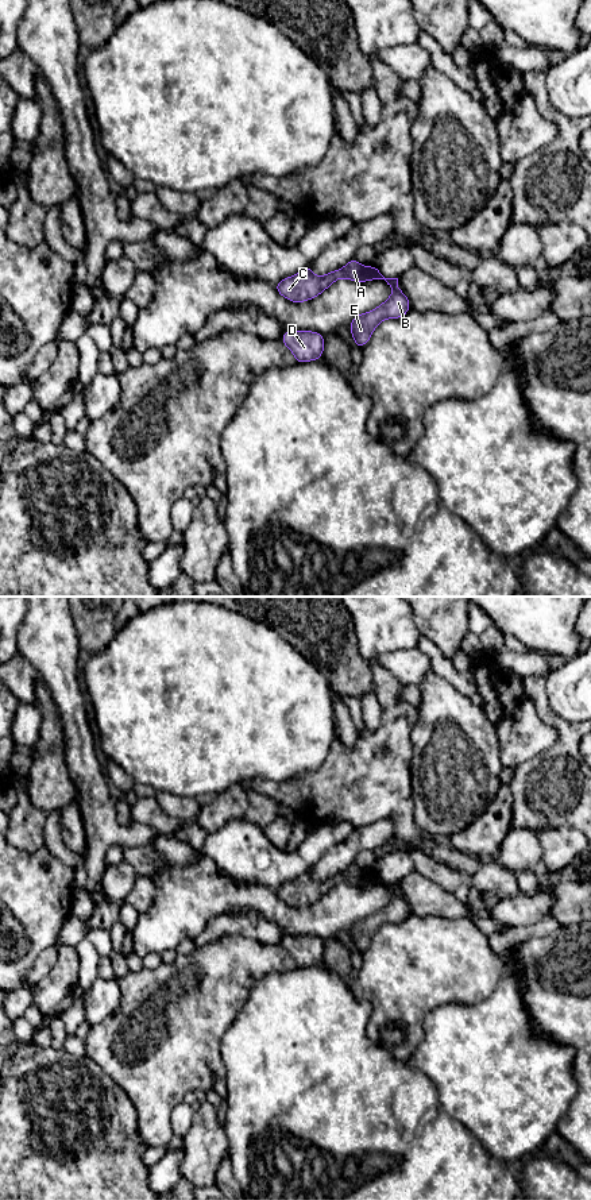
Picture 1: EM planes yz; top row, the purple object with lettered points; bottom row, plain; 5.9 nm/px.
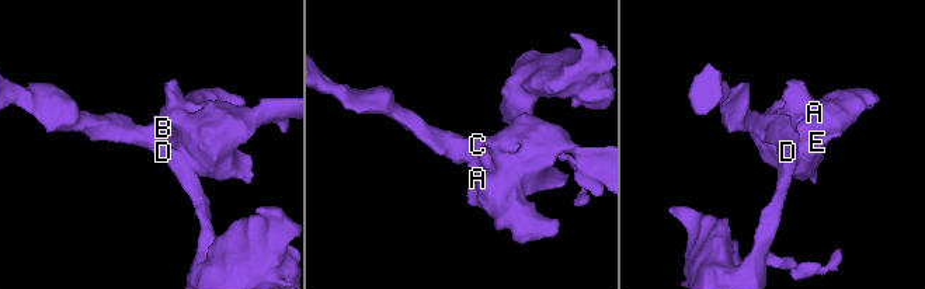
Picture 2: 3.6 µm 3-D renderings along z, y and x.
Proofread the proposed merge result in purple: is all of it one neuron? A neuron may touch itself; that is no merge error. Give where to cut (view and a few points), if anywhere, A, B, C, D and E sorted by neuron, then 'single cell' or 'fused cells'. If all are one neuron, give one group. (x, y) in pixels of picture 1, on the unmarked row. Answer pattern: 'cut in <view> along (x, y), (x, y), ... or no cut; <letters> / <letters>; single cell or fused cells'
no cut; A B C D E; single cell

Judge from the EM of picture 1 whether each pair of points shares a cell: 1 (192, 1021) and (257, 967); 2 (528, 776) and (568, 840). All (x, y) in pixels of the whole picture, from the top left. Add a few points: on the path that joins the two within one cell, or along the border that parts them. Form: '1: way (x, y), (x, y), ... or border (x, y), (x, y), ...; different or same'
1: way (208, 1004), (240, 973); same
2: border (572, 826), (543, 829), (537, 834); different

